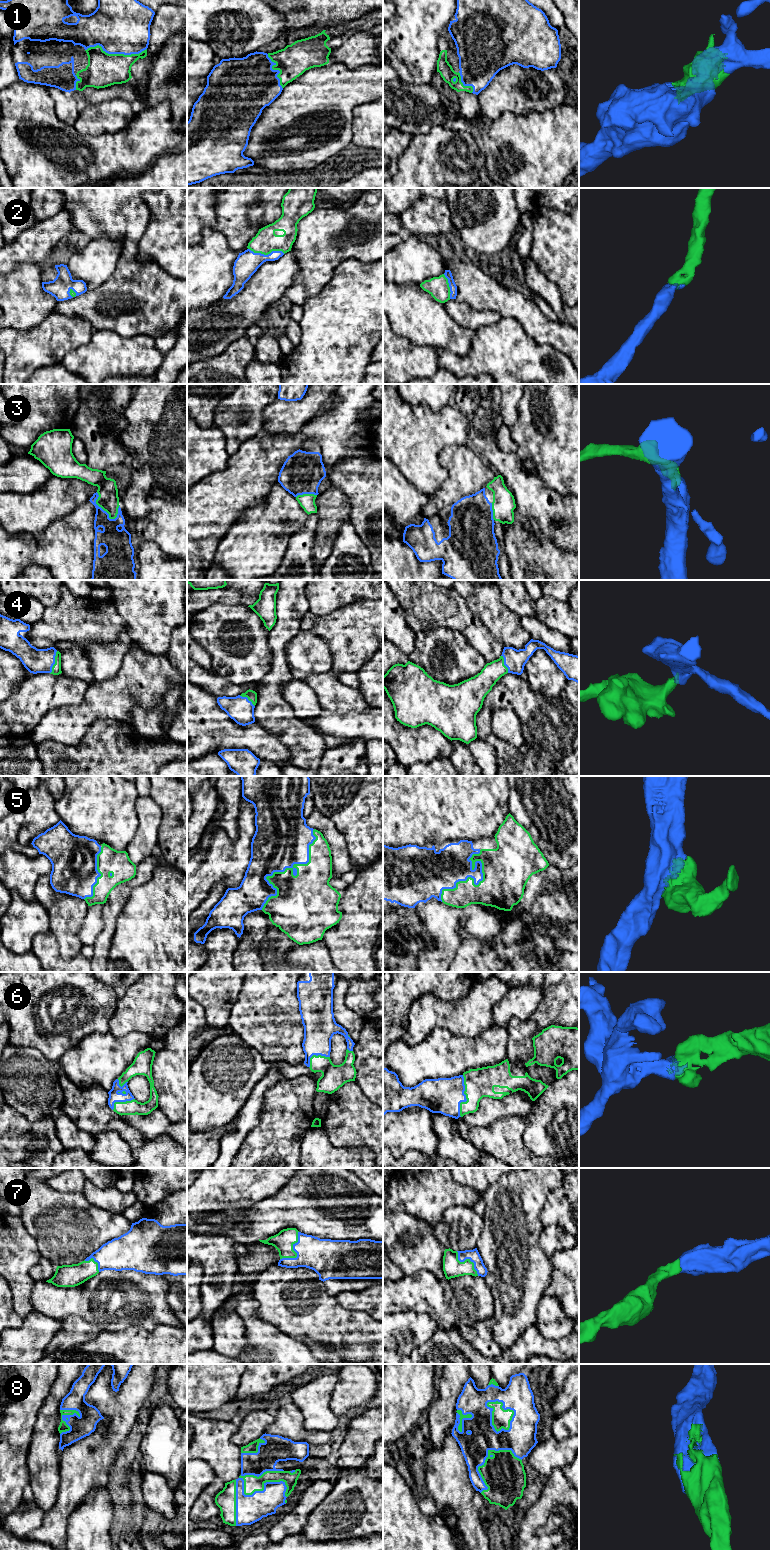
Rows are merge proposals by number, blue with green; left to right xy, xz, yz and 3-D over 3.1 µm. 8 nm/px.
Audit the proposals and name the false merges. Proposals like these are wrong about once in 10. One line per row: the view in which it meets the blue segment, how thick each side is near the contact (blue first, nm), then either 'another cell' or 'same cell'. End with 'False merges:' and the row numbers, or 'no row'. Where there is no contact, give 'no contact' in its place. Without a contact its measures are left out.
1: meets blue in xy; 440 nm thick on the blue side, 260 nm on the other; same cell
2: meets blue in xz; 190 nm thick on the blue side, 190 nm on the other; same cell
3: meets blue in xy; 170 nm thick on the blue side, 170 nm on the other; same cell
4: meets blue in xy; 190 nm thick on the blue side, 80 nm on the other; same cell
5: meets blue in xz; 440 nm thick on the blue side, 340 nm on the other; same cell
6: meets blue in yz; 280 nm thick on the blue side, 240 nm on the other; same cell
7: meets blue in xz; 280 nm thick on the blue side, 160 nm on the other; same cell
8: meets blue in xz; 220 nm thick on the blue side, 130 nm on the other; same cell
False merges: no row

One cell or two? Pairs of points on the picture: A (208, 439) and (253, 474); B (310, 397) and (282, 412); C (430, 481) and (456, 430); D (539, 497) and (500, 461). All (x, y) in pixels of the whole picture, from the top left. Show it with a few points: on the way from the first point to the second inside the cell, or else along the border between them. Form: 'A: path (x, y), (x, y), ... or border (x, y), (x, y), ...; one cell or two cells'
A: border (229, 456), (225, 468), (211, 472); two cells
B: path (303, 404), (295, 412), (289, 412); one cell
C: path (430, 467), (430, 452), (442, 440); one cell
D: path (529, 490), (510, 471); one cell

